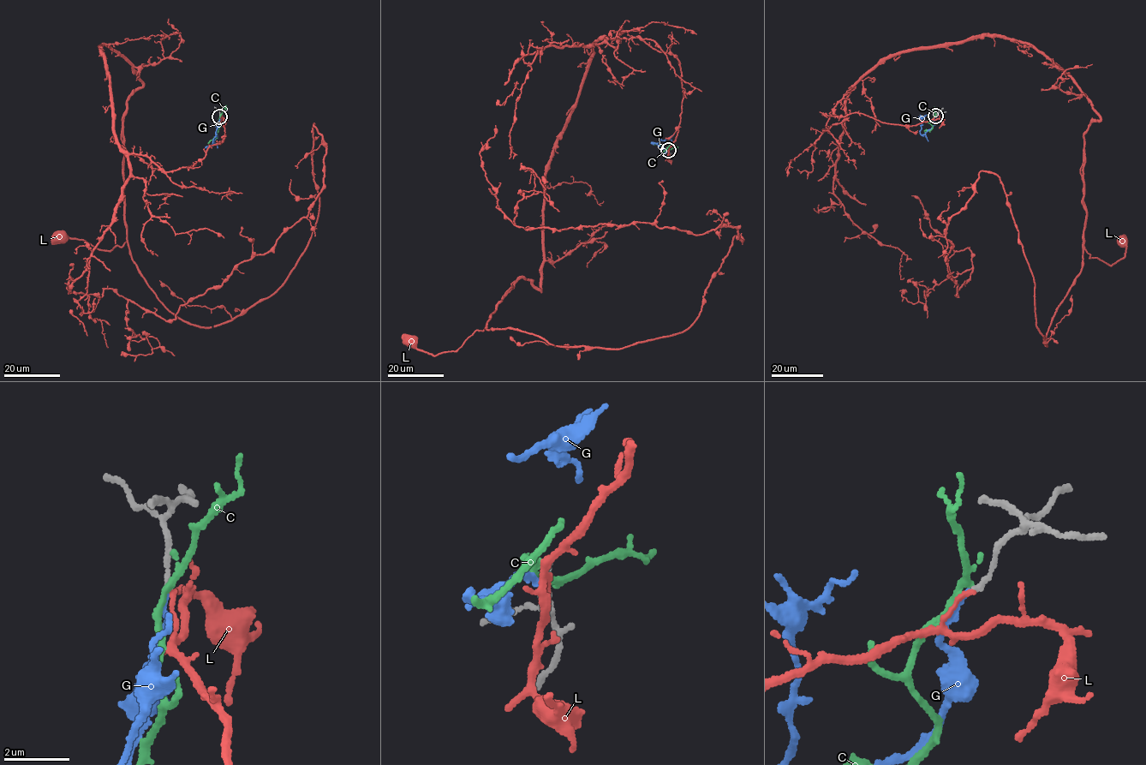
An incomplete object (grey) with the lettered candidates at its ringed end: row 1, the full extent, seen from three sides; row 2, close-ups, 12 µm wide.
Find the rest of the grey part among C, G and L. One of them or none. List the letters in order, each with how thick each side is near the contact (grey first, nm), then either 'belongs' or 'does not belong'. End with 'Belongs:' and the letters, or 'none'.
C: 150 nm thick on the grey side, 150 nm on the other; does not belong
G: 150 nm thick on the grey side, 130 nm on the other; belongs
L: 150 nm thick on the grey side, 110 nm on the other; does not belong
Belongs: G

